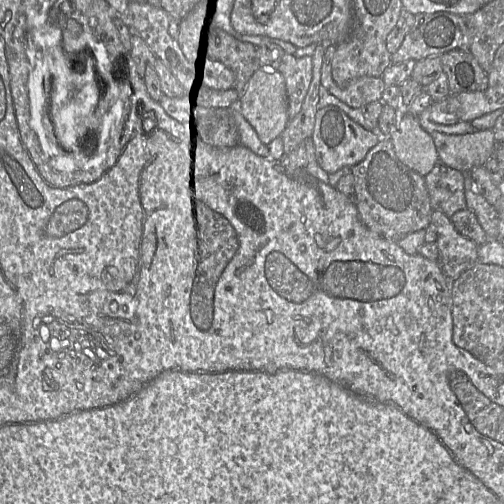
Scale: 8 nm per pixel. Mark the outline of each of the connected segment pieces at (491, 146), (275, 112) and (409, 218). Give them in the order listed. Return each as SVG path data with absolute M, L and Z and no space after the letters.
M490 130L474 131L463 135L446 135L438 132L431 133L439 162L447 167L468 174L472 169L484 166L487 160L493 157L496 141Z
M259 68L241 93L237 108L256 130L262 143L269 144L281 136L289 122L286 85L282 74L277 69Z
M389 138L380 139L350 172L354 177L354 203L359 218L370 231L383 238L397 241L427 228L433 209L425 178L397 158Z

